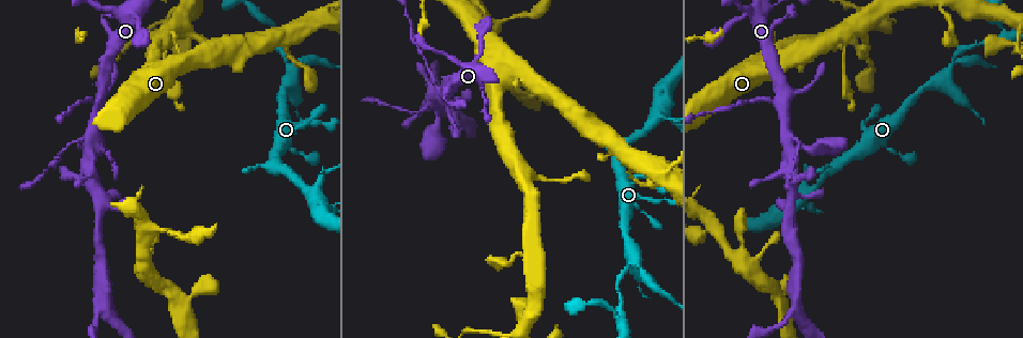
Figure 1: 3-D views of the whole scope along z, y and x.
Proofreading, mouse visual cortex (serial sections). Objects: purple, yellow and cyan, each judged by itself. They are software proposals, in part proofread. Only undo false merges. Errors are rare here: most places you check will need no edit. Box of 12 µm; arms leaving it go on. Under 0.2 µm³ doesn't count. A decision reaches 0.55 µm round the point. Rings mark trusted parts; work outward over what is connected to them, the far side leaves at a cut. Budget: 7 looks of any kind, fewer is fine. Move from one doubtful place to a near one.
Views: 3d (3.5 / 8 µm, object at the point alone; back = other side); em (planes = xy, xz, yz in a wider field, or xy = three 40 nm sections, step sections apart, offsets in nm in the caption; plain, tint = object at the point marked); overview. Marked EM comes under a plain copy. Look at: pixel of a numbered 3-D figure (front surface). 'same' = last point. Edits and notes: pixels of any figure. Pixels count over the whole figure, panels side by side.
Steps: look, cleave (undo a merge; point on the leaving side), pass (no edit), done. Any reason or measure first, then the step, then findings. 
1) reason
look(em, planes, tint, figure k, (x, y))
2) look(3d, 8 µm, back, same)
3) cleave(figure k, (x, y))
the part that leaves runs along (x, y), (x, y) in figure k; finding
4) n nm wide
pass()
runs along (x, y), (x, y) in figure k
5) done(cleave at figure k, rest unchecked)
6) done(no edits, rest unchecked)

thick turns thin
look(3d, 3.5 µm, figure 1, (292, 34))

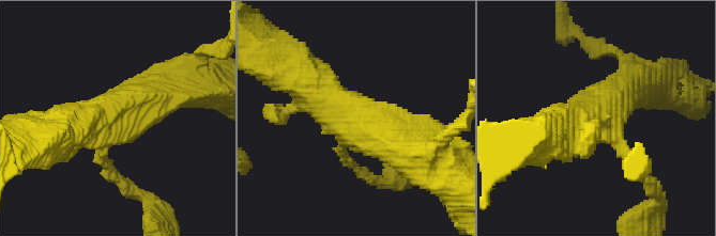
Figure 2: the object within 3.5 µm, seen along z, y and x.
need the tissue
look(em, xy, step 2, tint, figure 2, (110, 118))

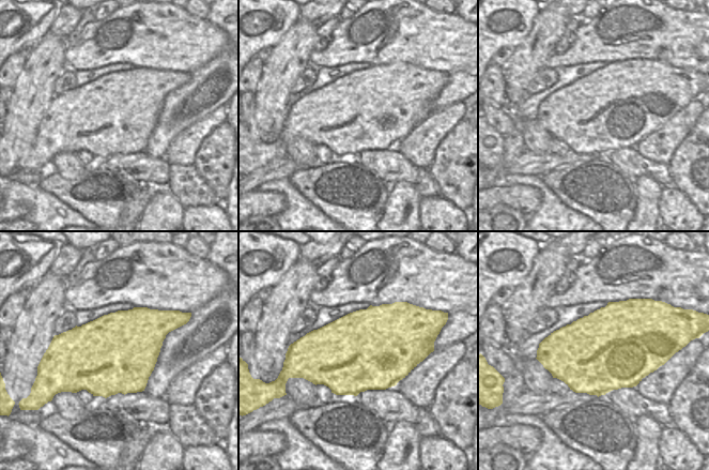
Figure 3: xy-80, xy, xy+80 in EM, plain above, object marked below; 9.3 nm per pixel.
pass()
runs along (296, 73), (353, 122), (406, 148) in figure 2; all the same cell

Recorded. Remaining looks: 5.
thin arm on a thick one
look(3d, 8 µm, figure 1, (311, 193))

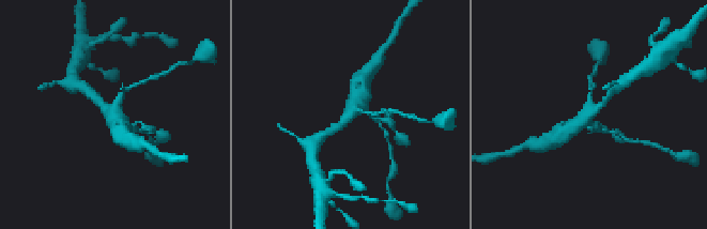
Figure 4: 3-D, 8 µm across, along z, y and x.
now the EM
look(em, xy, step 5, tint, figure 4, (111, 112))

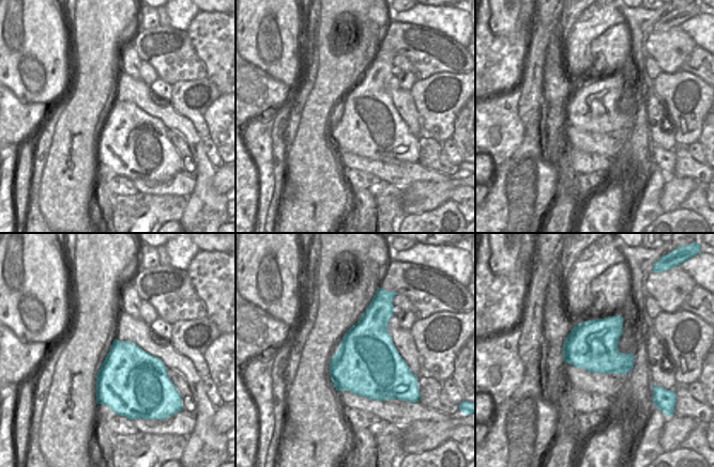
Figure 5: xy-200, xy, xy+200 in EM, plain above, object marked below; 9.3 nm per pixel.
4 arms
pass()
runs along (610, 95), (571, 133) in figure 4; one cell here

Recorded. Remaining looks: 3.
three-way junction
look(3d, 3.5 µm, figure 1, (949, 66))

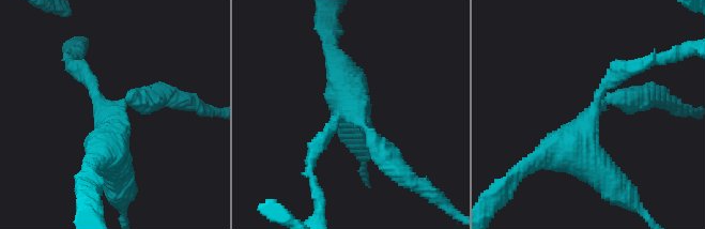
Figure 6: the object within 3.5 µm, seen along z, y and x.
look(em, planes, tint, figure 6, (593, 112))

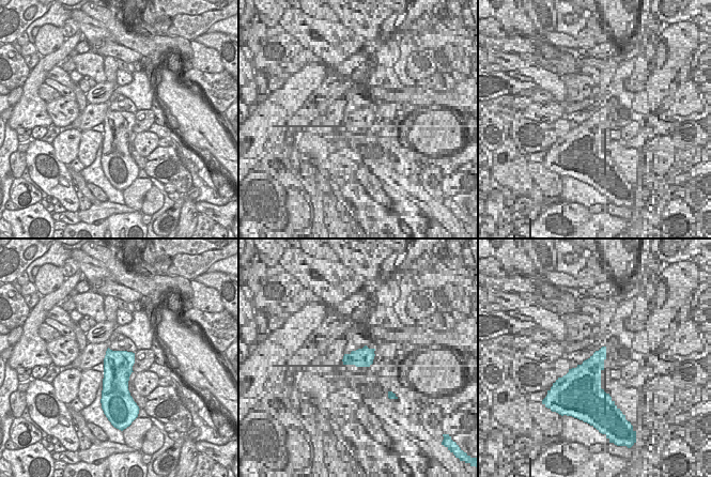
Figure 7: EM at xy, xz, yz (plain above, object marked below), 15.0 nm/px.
pass()
runs along (542, 159), (630, 67) in figure 6; one cell here

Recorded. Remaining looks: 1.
done(no edits, rest unchecked)

